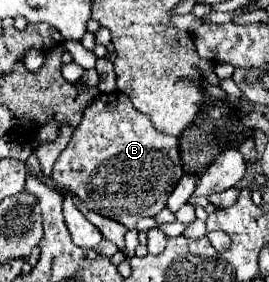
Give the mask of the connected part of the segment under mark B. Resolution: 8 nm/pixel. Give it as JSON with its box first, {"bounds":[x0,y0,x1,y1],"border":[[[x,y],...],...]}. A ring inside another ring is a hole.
{"bounds":[53,91,181,229],"border":[[[119,91],[99,95],[85,109],[83,121],[53,167],[53,181],[59,187],[73,191],[87,209],[119,221],[127,229],[135,229],[141,217],[155,217],[181,177],[177,137],[157,131],[147,115],[135,111]]]}

